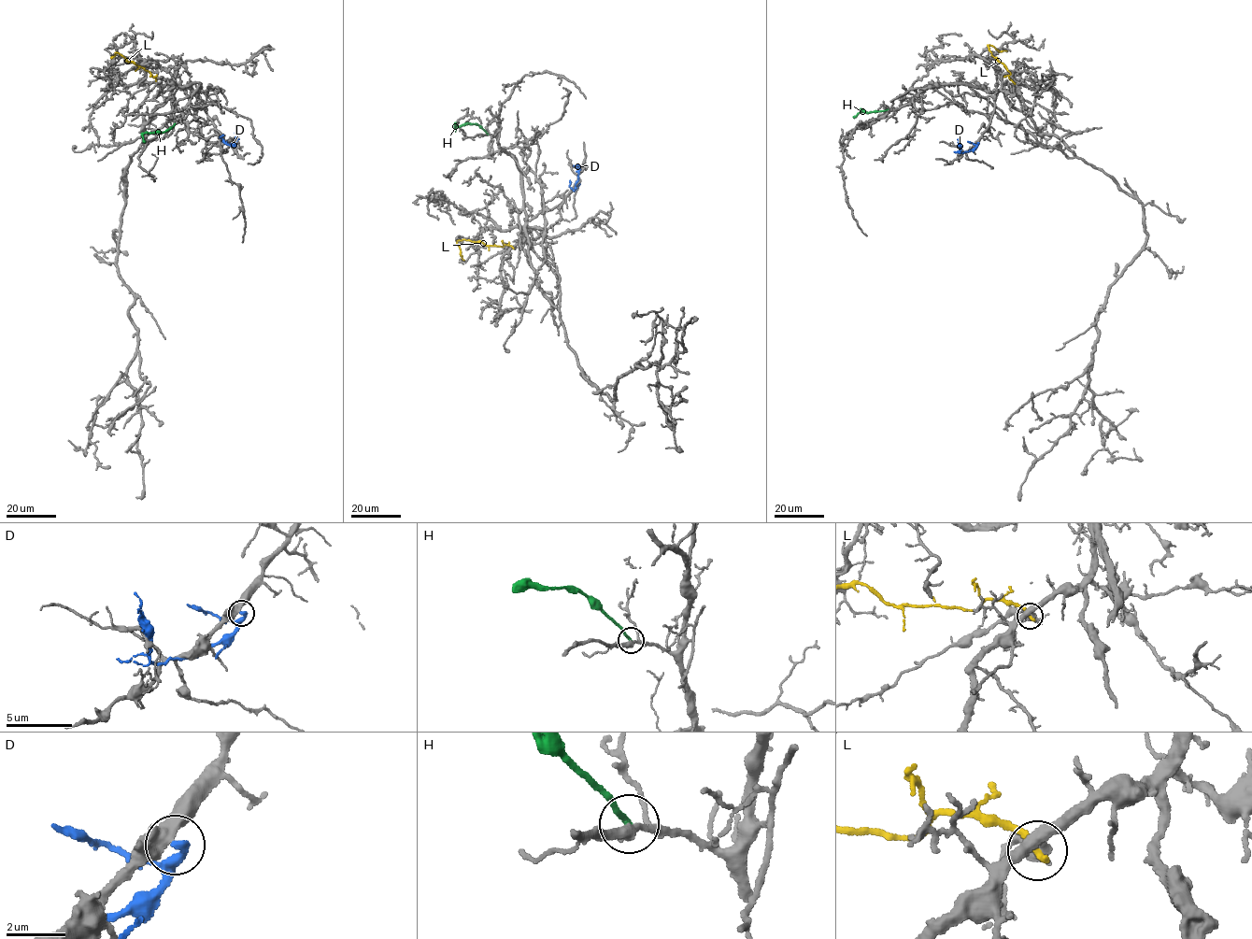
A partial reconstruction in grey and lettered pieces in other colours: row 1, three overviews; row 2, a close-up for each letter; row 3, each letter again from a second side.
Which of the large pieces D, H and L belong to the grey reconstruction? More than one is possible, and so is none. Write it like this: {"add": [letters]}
{"add": []}

